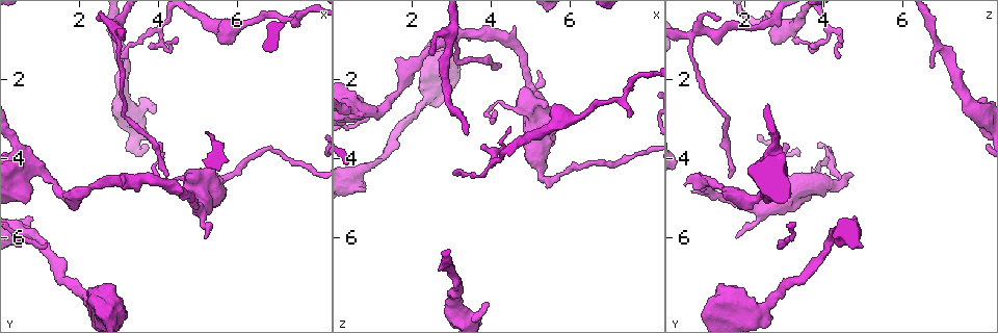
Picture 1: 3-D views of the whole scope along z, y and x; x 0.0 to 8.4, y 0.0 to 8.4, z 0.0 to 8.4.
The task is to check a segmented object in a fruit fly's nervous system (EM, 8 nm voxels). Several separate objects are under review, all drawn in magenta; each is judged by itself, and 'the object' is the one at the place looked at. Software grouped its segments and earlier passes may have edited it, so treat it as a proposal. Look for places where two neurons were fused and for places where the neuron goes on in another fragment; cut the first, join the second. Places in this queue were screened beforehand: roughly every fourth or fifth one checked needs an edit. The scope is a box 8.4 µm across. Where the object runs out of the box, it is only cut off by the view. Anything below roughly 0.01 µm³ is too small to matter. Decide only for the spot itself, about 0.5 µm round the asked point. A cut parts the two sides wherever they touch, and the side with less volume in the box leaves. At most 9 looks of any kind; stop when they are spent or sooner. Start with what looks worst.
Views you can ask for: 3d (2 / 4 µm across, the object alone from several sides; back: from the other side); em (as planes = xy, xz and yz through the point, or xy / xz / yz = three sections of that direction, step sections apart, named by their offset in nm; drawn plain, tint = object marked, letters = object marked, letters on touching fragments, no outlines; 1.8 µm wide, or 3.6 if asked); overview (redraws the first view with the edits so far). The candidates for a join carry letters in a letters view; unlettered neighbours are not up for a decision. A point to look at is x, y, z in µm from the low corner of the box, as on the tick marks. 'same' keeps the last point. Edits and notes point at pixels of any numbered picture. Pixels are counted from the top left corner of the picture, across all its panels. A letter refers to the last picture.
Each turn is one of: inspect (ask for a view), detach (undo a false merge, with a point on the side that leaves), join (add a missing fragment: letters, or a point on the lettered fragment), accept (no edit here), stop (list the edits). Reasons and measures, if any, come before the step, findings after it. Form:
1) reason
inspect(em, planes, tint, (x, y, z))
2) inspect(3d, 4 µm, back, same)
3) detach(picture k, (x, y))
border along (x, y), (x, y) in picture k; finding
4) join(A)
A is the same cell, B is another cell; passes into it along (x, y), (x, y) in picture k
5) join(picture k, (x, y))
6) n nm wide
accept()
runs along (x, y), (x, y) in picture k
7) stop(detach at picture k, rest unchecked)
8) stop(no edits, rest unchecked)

inspect(3d, 4 µm, (3.00, 0.75, 0.90))

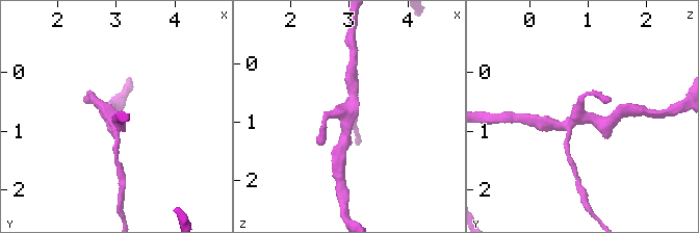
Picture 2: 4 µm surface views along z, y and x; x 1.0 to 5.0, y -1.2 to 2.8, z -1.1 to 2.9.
now the EM
inspect(em, xz, step 8, letters, (3.00, 0.75, 0.80))

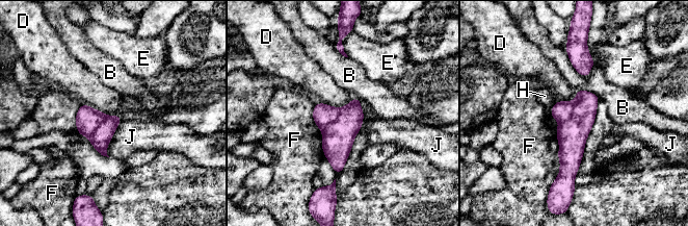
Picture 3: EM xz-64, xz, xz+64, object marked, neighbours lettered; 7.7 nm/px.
detach(picture 3, (561, 110))
B, D, E, F, H and J are other cells; border along (574, 101), (572, 115), (559, 124) in picture 3; two neurons meet here

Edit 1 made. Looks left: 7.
an open end
inspect(3d, 2 µm, (0.85, 5.50, 4.80))

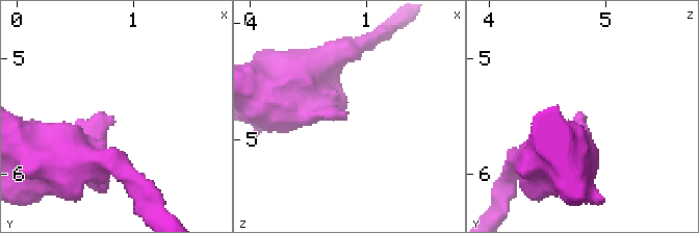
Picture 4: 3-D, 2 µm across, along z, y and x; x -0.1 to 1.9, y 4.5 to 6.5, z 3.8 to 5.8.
shape alone is not enough
inspect(em, xy, step 16, letters, (0.86, 5.56, 4.80))

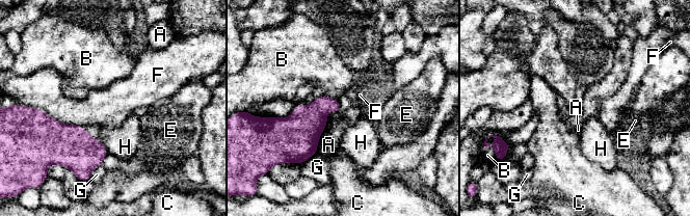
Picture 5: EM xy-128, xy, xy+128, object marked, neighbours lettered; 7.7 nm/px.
cut it another way
inspect(em, planes, letters, same)

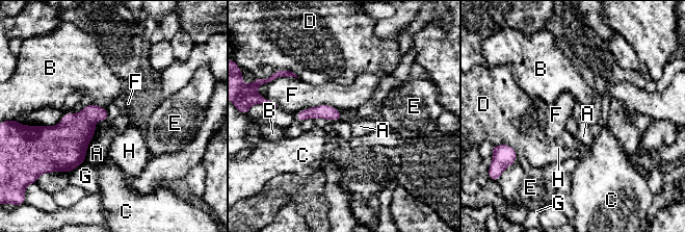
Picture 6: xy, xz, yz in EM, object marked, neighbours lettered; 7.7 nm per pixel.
F touches over 340 nm
accept()
A, B, C, D, E, F, G and H are other cells; border along (97, 129), (87, 146), (84, 163) in picture 6; none of them fits

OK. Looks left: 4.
redraw
inspect(overview)

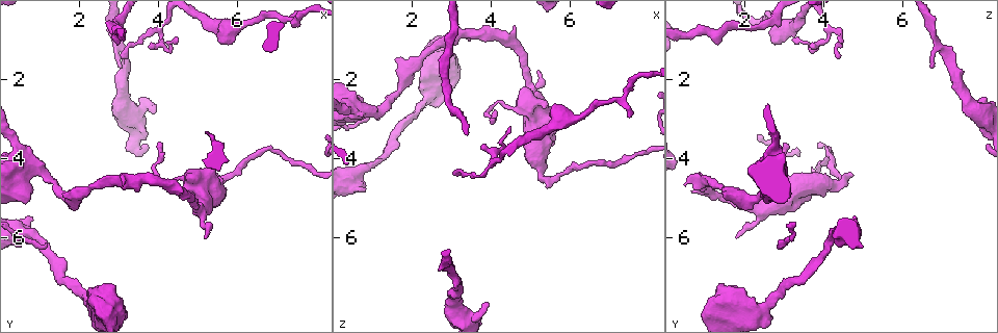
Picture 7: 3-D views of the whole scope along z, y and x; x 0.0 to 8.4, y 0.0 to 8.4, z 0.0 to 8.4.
free end
inspect(3d, 4 µm, (3.00, 1.75, 6.65))

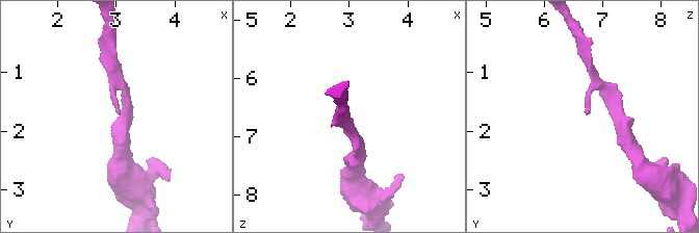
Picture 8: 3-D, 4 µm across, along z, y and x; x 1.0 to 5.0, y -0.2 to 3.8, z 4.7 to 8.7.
inspect(em, planes, plain, (3.00, 1.70, 6.70))

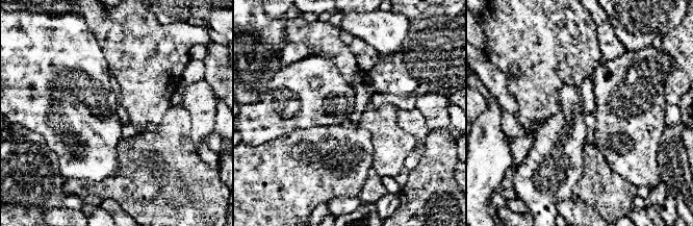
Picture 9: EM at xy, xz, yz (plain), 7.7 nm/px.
see the neighbours
inspect(em, planes, letters, same)

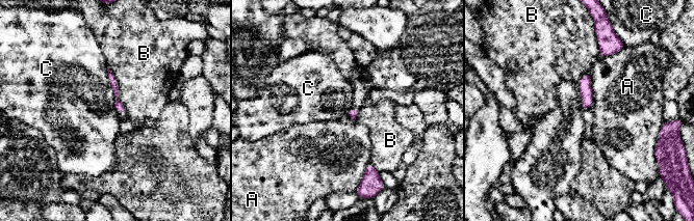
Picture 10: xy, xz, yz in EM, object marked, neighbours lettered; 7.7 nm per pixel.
accept()
A, B and C are other cells; none of them fits

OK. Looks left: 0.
stop(detach at picture 3, rest unchecked)

